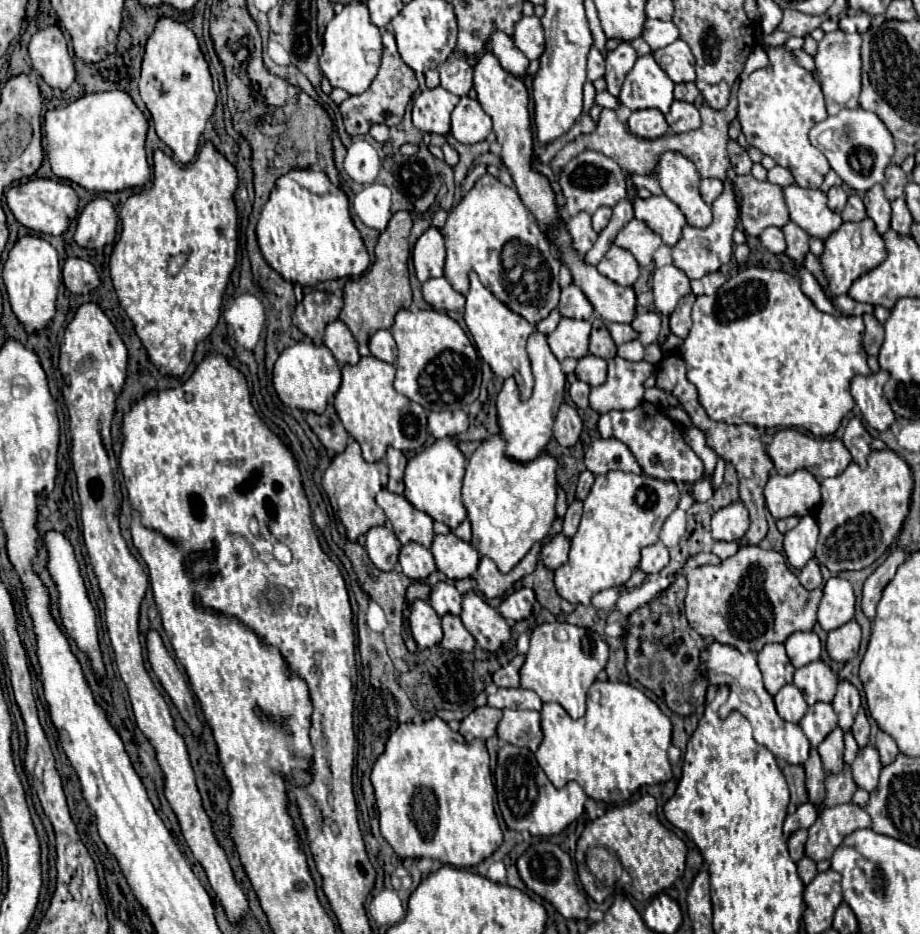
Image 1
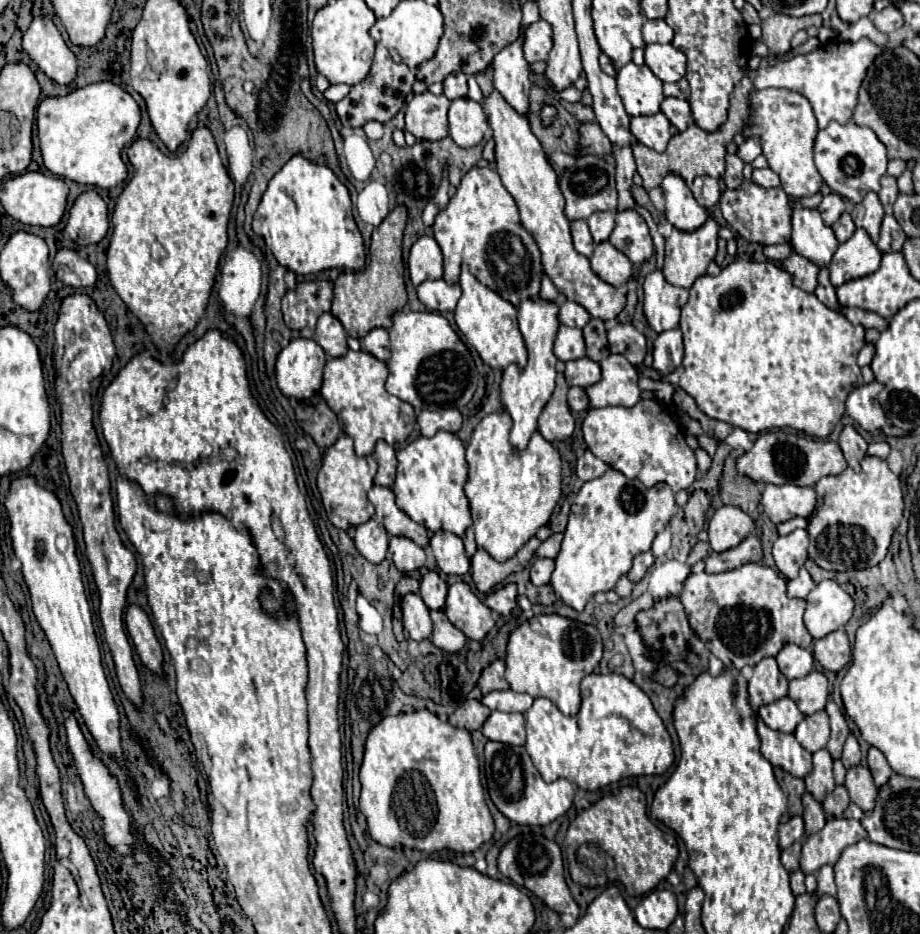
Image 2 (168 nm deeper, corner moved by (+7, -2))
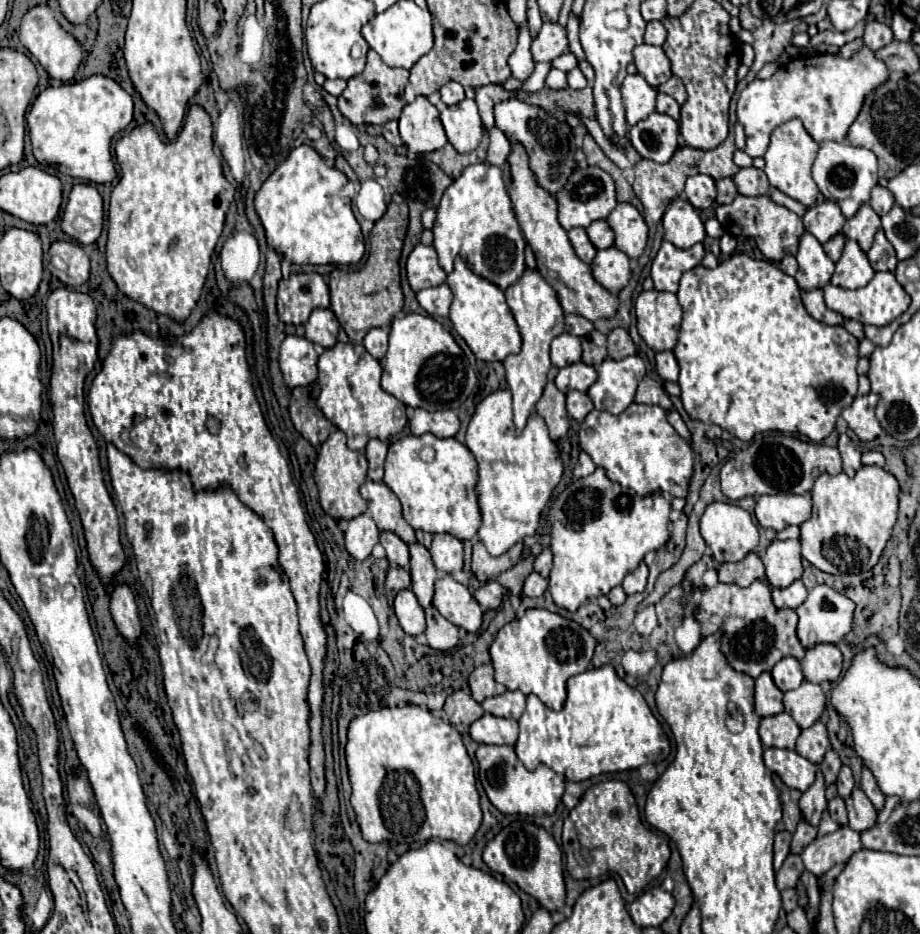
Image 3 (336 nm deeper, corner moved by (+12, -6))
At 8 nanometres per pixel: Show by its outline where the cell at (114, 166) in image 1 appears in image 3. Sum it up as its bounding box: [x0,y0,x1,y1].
[26,76,132,184]

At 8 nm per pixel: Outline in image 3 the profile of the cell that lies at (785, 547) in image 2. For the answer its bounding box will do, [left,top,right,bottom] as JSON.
[764,540,802,588]

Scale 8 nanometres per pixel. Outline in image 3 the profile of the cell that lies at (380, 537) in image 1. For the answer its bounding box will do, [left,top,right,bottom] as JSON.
[344,512,380,560]

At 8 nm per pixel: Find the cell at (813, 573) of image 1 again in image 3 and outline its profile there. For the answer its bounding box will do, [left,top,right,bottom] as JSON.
[772,580,806,608]

